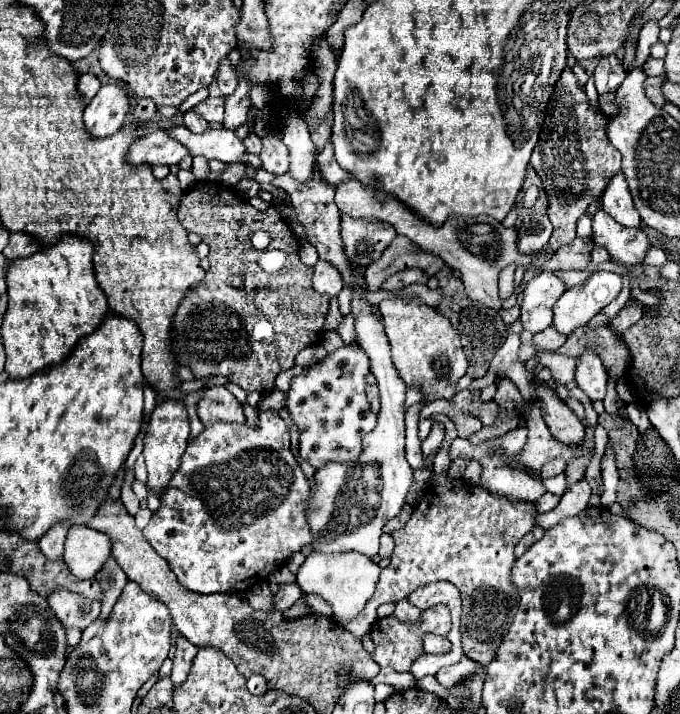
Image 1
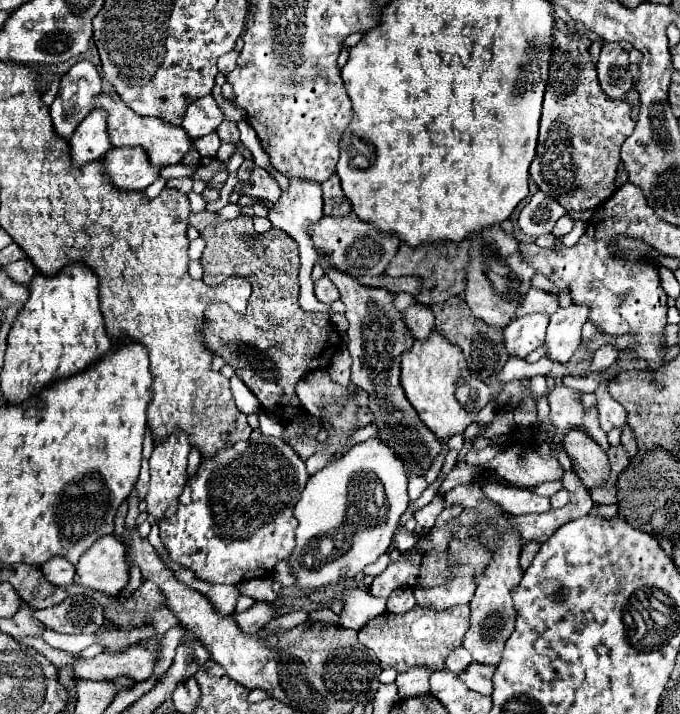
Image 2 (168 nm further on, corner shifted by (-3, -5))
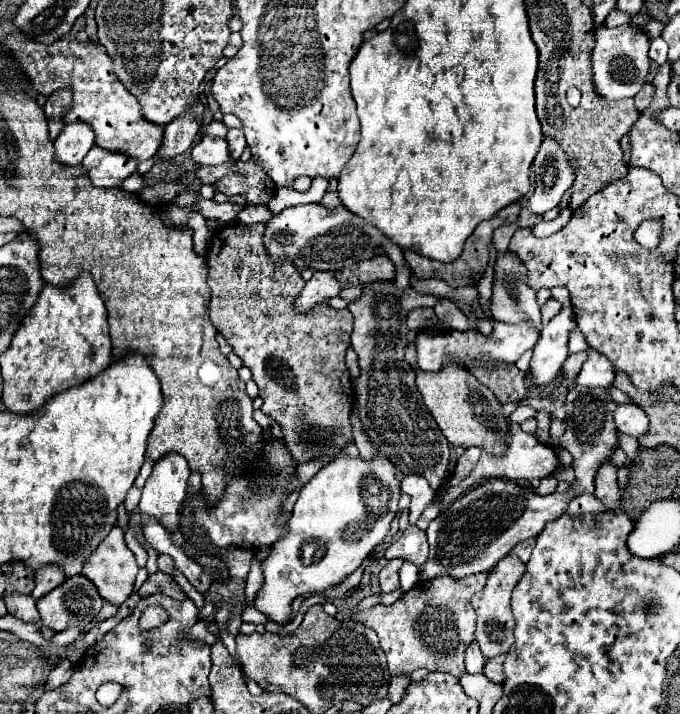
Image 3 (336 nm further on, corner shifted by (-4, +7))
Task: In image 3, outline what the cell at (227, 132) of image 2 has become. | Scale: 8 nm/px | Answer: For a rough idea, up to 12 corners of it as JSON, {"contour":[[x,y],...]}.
{"contour":[[228,128],[228,146],[234,160],[246,148],[246,138],[240,128]]}

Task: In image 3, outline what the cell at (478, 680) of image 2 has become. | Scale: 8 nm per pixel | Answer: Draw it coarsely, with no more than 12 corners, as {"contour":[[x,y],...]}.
{"contour":[[504,656],[488,658],[484,676],[502,684]]}

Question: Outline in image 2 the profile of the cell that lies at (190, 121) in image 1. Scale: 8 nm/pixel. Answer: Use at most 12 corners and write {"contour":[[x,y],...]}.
{"contour":[[215,132],[195,140],[203,158],[215,158],[221,140]]}

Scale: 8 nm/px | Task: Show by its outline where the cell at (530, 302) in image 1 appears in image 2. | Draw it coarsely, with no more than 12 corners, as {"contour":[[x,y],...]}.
{"contour":[[529,314],[503,330],[509,358],[525,358],[545,342],[547,314]]}

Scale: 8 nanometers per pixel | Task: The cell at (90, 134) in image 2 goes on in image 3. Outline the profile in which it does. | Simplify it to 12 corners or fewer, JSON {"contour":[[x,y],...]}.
{"contour":[[88,122],[66,124],[54,140],[56,160],[80,164],[94,146]]}

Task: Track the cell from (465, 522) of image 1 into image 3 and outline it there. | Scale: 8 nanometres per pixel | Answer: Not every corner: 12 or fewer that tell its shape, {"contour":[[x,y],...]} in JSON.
{"contour":[[510,552],[472,596],[486,658],[514,642],[512,588],[524,562]]}

